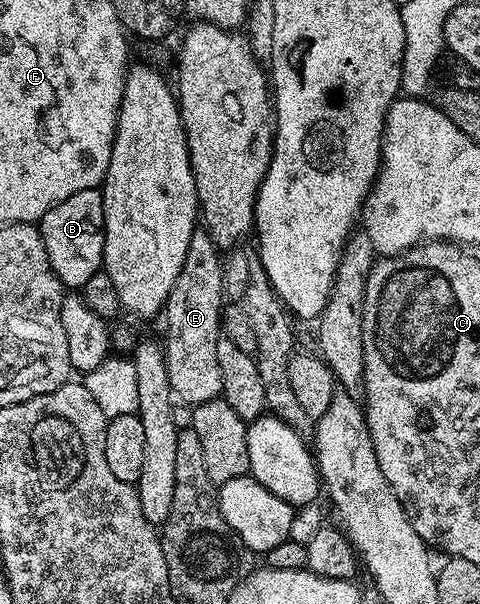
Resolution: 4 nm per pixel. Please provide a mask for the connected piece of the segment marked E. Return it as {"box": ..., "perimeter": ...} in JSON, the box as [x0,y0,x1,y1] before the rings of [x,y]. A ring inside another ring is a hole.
{"box":[163,230,225,406],"perimeter":[[[204,230],[193,231],[187,258],[183,258],[179,278],[175,278],[175,286],[171,288],[171,294],[163,309],[163,321],[165,320],[163,347],[169,386],[176,395],[178,392],[189,406],[216,400],[221,396],[217,344],[223,339],[221,313],[225,284],[222,272],[223,260],[217,255],[219,249],[209,233]]]}

